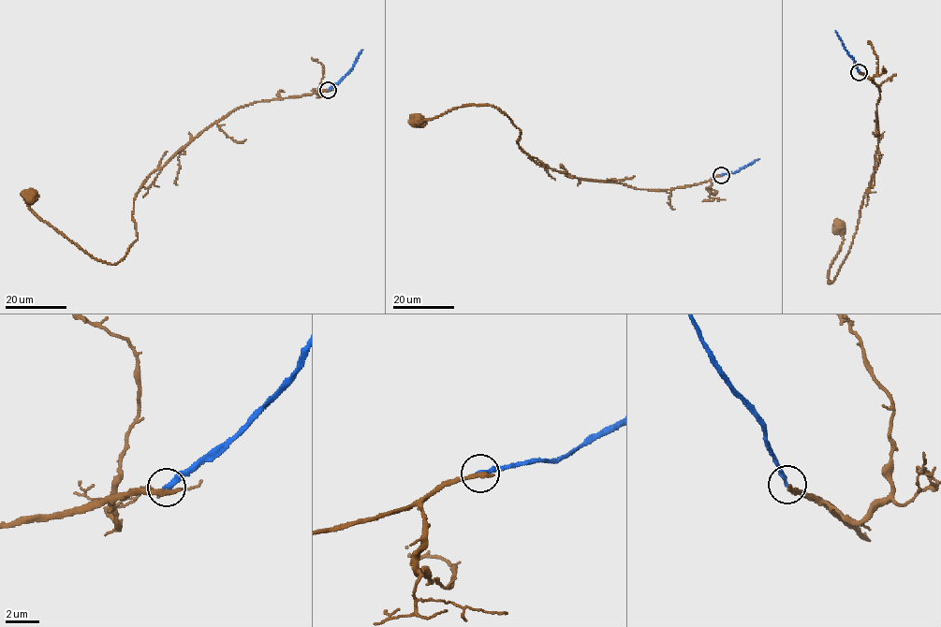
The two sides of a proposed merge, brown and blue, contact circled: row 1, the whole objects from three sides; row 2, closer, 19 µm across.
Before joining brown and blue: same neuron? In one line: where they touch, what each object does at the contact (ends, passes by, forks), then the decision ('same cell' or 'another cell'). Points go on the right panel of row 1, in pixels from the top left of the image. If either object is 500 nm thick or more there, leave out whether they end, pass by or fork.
place (859, 72); brown ends; blue ends; another cell

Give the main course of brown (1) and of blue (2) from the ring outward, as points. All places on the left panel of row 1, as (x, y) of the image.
1: (328, 90), (240, 106), (186, 144), (138, 192), (137, 240), (113, 264), (45, 223), (31, 197)
2: (328, 90), (343, 79), (362, 49)

